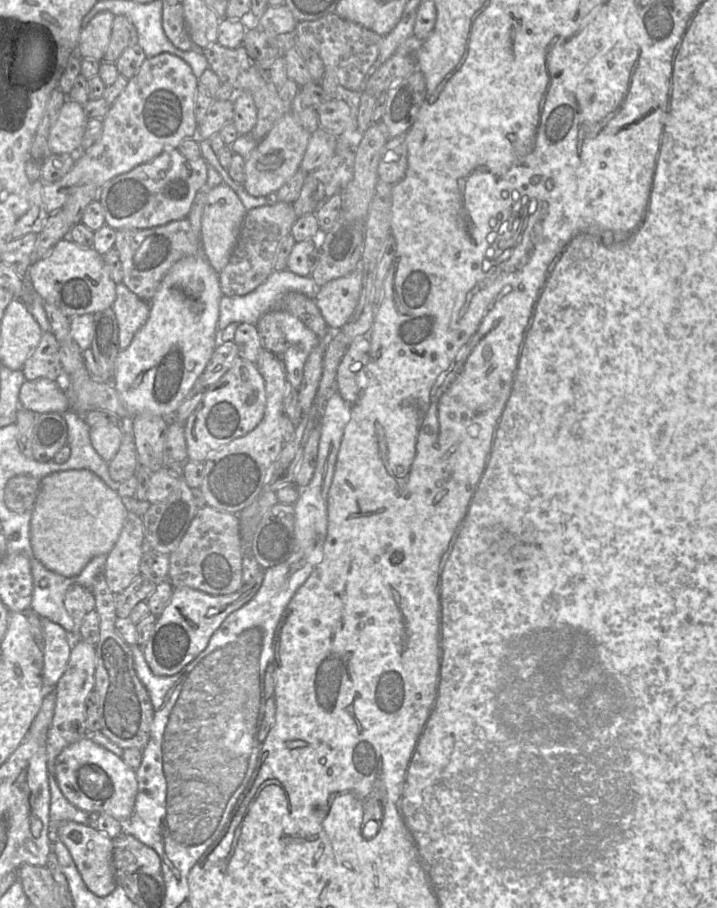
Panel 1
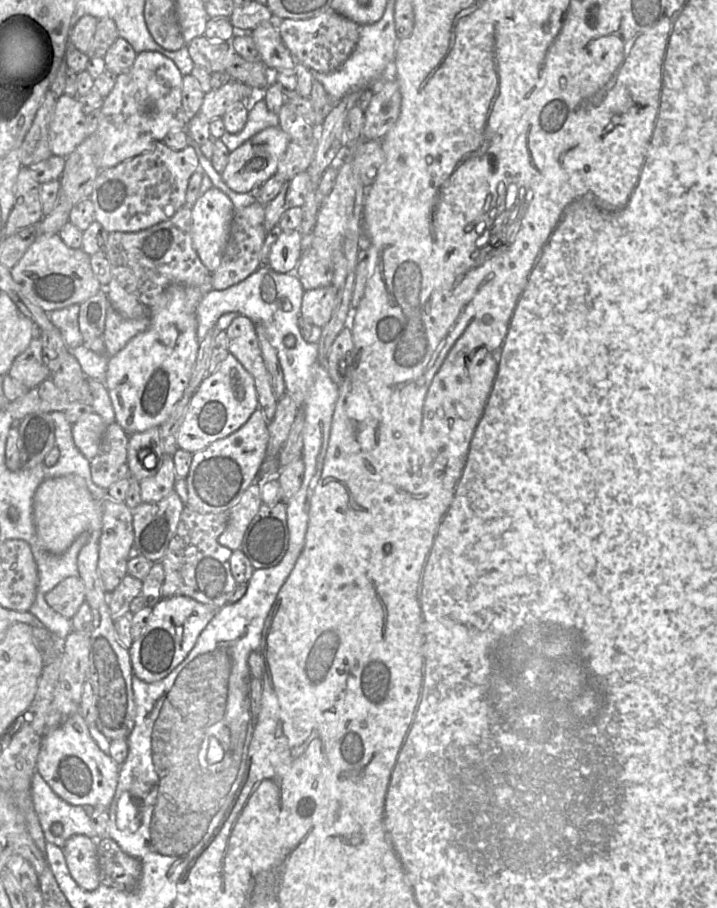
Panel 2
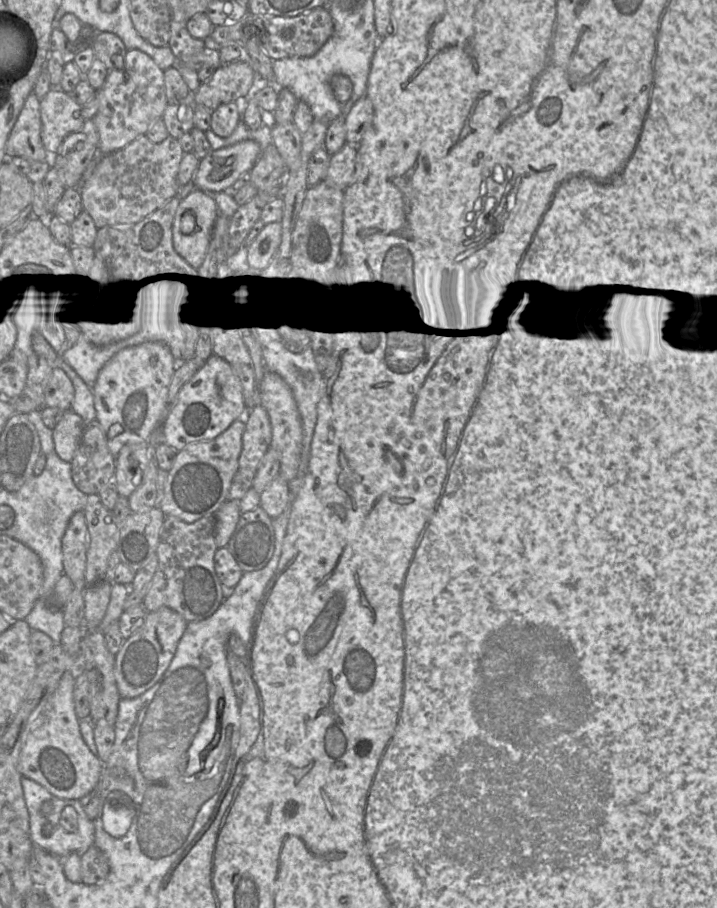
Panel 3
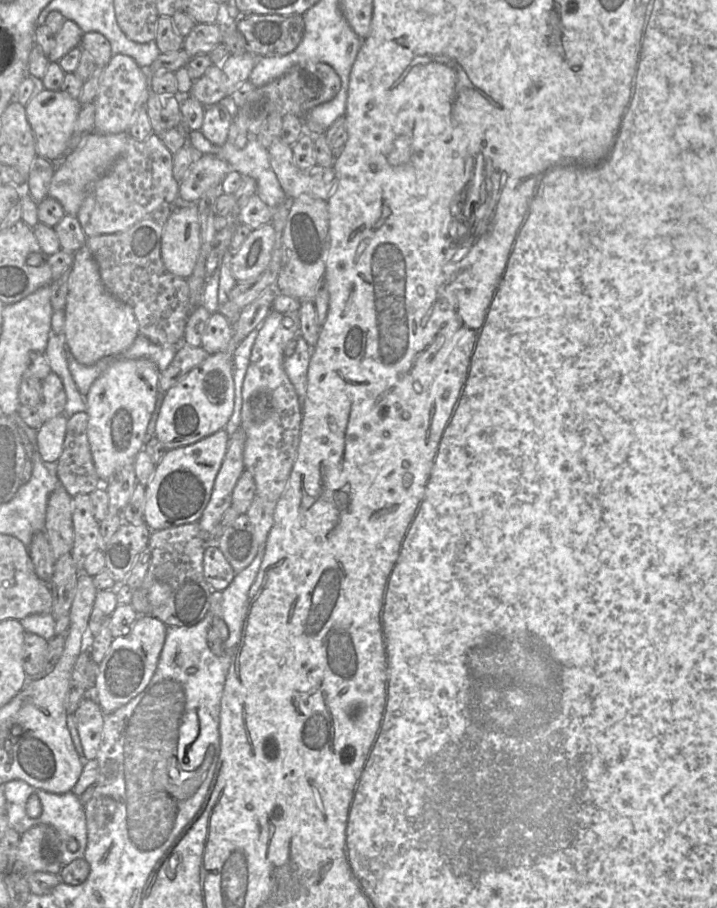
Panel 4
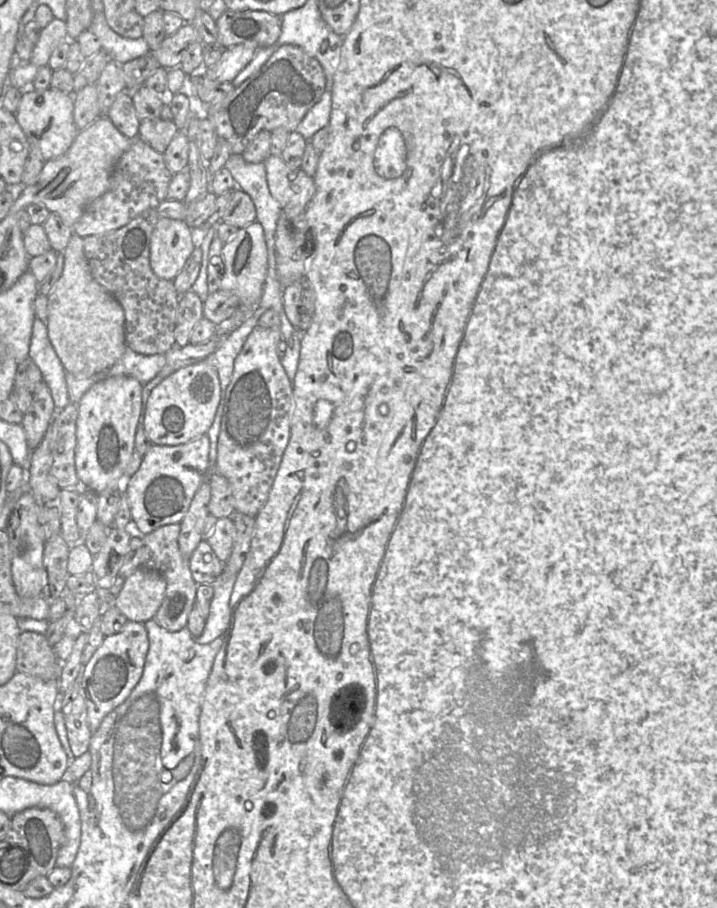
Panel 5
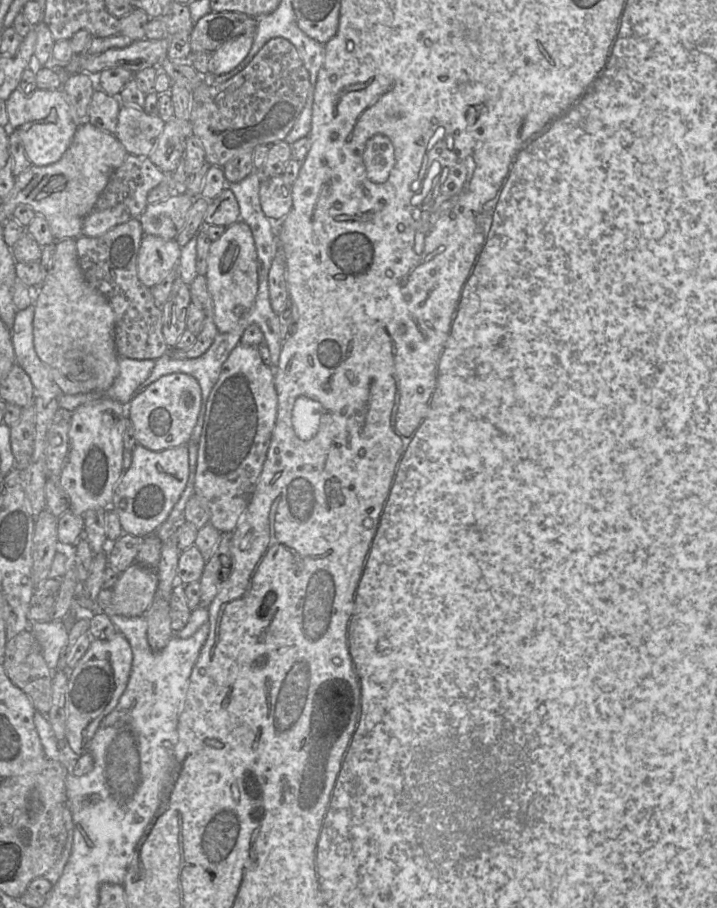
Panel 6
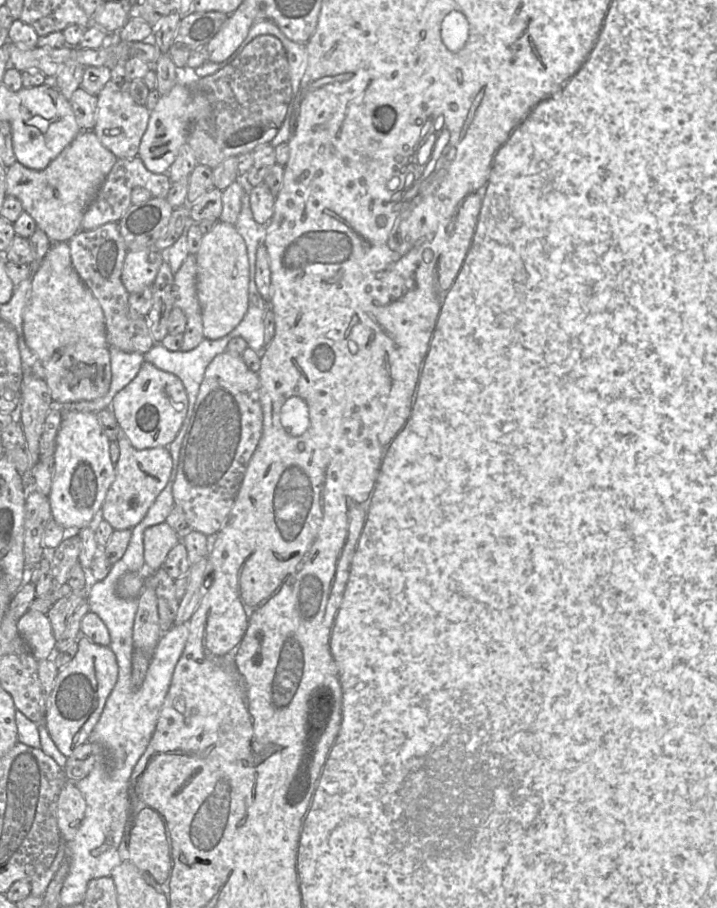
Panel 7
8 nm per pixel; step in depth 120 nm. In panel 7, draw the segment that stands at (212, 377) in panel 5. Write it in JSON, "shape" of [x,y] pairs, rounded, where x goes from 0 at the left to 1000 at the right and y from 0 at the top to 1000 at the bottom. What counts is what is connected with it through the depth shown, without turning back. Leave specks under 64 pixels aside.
{"shape":[[[202,396],[191,414],[159,437],[155,447],[163,465],[191,496],[233,493],[245,482],[264,452],[252,419]]]}

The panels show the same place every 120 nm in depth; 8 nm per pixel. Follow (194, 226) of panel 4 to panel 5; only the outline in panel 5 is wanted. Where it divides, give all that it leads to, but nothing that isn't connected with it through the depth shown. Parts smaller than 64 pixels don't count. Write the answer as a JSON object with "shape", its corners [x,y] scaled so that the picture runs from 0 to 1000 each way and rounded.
{"shape":[[[223,240],[211,261],[209,293],[225,307],[240,309],[272,274],[271,254],[254,242]]]}

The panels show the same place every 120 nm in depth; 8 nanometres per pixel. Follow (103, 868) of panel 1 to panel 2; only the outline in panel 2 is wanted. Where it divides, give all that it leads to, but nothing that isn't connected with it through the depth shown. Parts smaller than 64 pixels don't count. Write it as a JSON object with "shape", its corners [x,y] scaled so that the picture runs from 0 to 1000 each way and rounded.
{"shape":[[[105,919],[86,934],[99,965],[119,980],[131,980],[141,974],[135,928],[117,919]]]}

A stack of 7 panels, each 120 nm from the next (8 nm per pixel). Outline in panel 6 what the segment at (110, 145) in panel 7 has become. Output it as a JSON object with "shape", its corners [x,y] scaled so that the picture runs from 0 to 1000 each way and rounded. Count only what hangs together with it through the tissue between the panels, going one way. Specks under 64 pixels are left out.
{"shape":[[[169,115],[159,150],[179,170],[208,172],[227,145],[230,133],[188,116]]]}

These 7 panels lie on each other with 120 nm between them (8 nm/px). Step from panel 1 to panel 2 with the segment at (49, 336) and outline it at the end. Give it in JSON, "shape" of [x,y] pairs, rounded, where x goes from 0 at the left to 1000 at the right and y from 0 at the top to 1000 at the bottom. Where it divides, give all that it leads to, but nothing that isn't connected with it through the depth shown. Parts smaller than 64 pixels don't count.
{"shape":[[[45,372],[38,383],[18,398],[10,413],[39,428],[45,428],[67,416],[71,409],[60,395],[57,372]]]}

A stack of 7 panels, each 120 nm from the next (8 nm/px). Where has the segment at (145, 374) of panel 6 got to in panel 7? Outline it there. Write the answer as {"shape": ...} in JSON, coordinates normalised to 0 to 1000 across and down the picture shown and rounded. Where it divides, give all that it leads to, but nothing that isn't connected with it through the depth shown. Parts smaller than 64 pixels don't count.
{"shape":[[[160,382],[152,383],[156,419],[151,433],[138,445],[148,445],[151,450],[162,434],[176,426],[194,411],[202,399],[201,391],[195,389],[180,389]]]}

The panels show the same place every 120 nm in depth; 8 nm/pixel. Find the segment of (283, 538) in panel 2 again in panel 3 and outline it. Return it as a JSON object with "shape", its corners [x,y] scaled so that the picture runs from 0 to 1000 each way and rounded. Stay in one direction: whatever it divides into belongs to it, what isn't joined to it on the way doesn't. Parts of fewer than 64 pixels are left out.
{"shape":[[[364,558],[336,565],[315,604],[339,630],[368,626],[384,608],[381,573]]]}

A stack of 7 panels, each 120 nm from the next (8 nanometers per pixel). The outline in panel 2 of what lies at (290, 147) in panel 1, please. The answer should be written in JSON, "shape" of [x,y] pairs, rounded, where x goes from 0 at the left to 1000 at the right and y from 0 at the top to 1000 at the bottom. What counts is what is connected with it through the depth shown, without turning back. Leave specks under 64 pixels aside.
{"shape":[[[388,138],[361,145],[331,164],[321,166],[318,180],[308,191],[310,197],[321,208],[329,211],[349,213],[384,193],[388,178],[404,156],[403,150]]]}

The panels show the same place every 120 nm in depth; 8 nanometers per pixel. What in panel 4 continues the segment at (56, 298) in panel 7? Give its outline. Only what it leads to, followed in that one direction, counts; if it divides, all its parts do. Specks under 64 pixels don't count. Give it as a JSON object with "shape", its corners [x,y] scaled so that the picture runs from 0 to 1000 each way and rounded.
{"shape":[[[117,270],[102,280],[89,344],[89,379],[107,399],[127,402],[145,393],[176,387],[194,368],[184,339],[160,328],[145,315],[137,292]]]}

